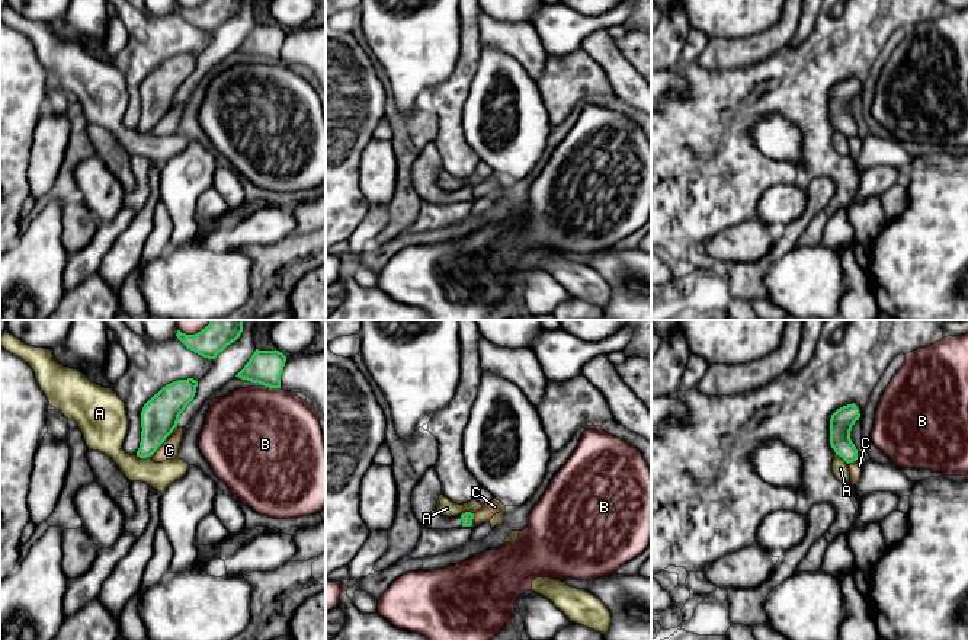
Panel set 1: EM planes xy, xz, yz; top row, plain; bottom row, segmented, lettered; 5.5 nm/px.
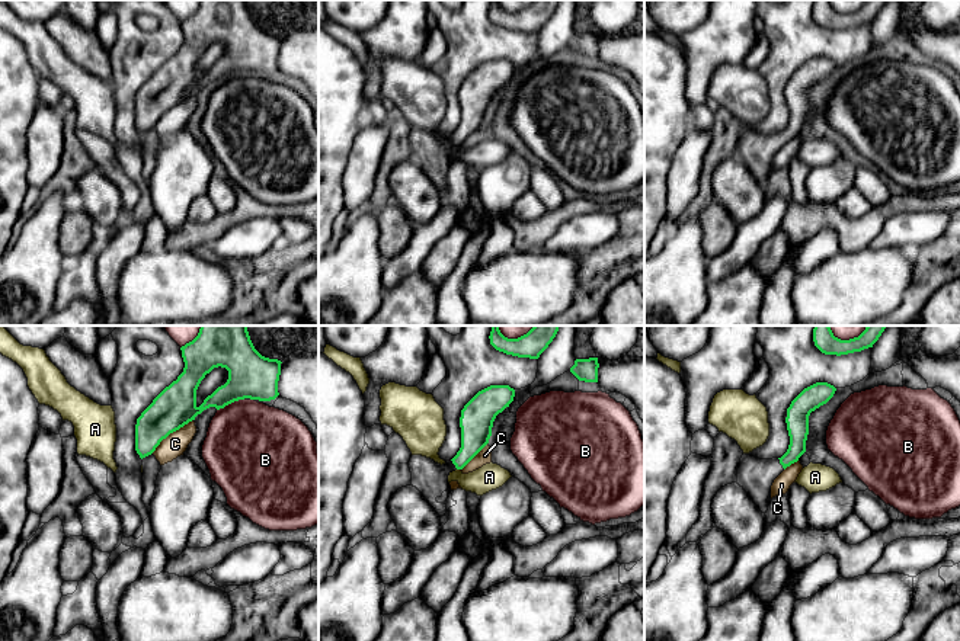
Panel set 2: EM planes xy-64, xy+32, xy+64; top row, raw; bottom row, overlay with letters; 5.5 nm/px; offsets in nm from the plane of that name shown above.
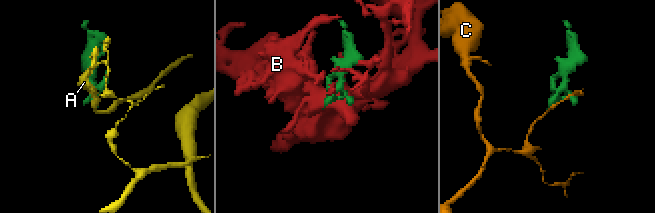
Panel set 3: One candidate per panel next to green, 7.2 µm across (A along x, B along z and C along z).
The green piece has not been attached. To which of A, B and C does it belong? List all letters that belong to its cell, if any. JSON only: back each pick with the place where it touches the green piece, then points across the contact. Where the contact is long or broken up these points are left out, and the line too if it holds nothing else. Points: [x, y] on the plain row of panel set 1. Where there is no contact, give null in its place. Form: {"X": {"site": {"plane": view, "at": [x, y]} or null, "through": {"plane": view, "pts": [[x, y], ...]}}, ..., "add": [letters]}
{"add": []}

